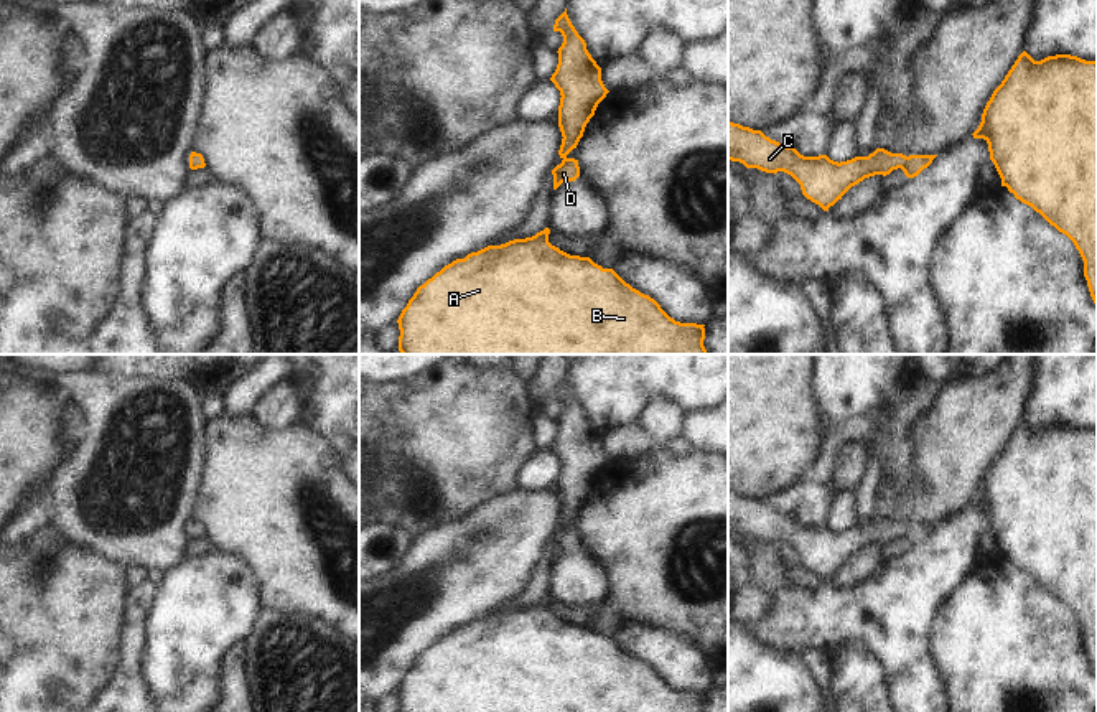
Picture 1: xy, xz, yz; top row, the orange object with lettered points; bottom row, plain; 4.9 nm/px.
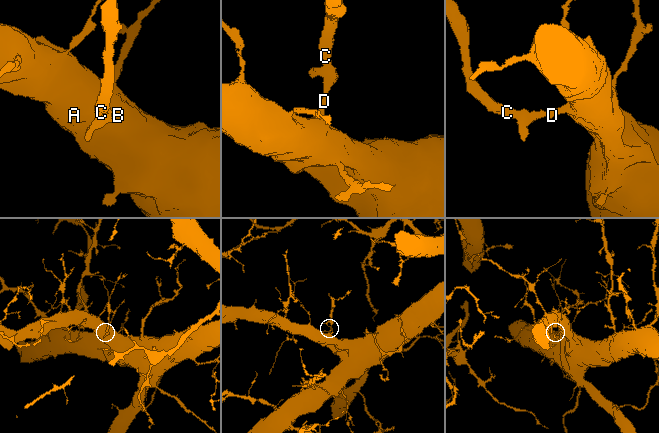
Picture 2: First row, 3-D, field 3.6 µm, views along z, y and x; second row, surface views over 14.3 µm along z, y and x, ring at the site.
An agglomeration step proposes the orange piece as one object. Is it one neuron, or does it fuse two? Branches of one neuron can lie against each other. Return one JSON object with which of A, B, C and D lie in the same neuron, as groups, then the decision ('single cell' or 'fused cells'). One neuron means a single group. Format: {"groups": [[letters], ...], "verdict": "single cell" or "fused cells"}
{"groups": [["A", "B", "C", "D"]], "verdict": "single cell"}

